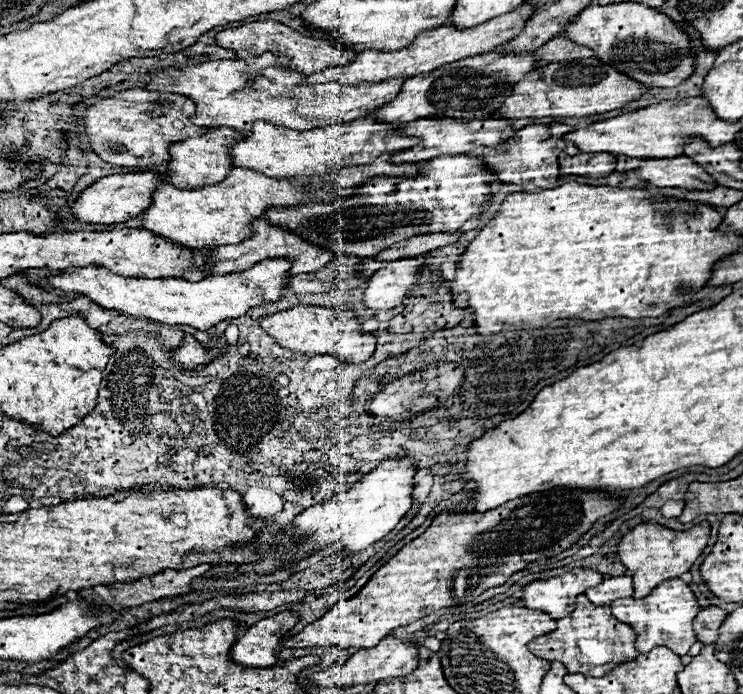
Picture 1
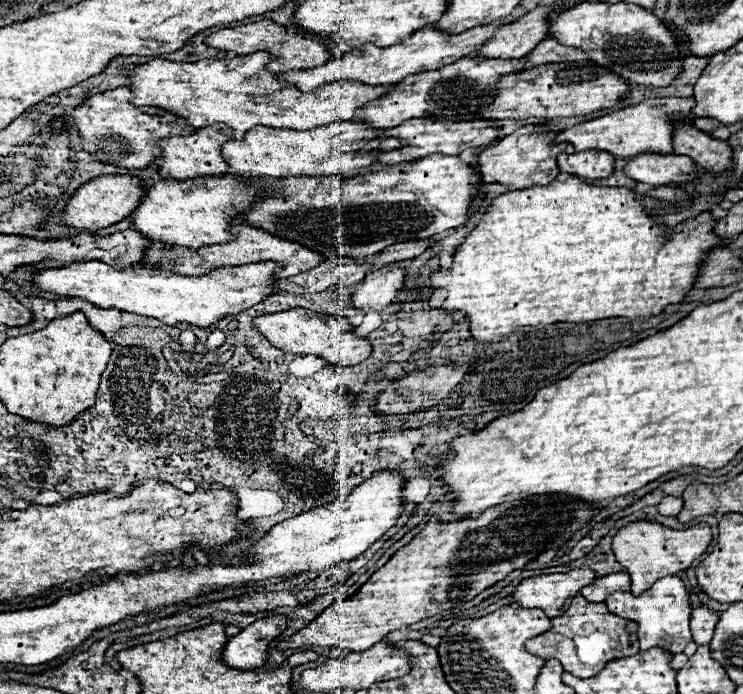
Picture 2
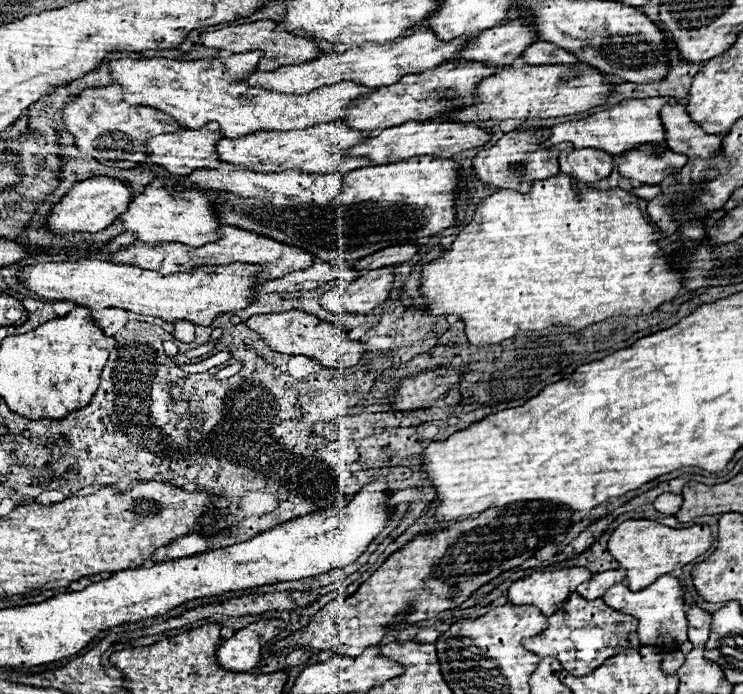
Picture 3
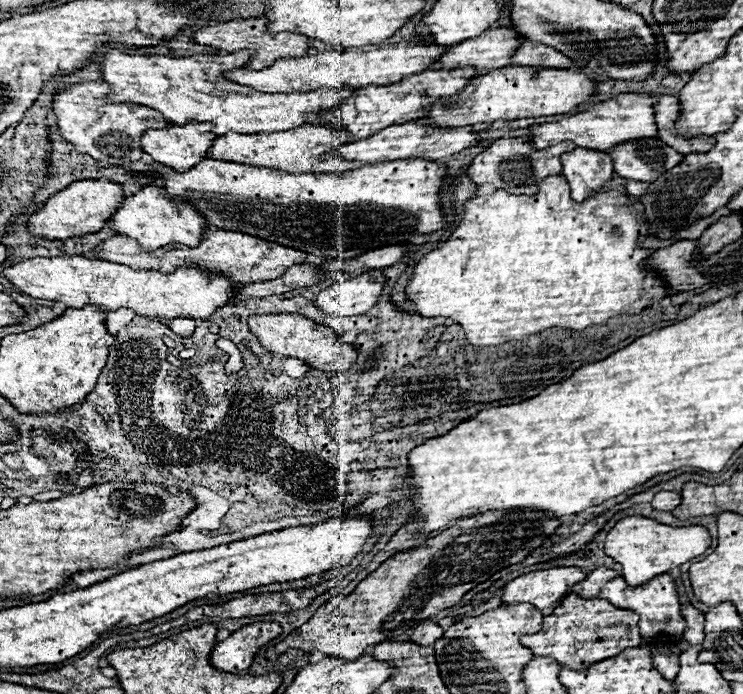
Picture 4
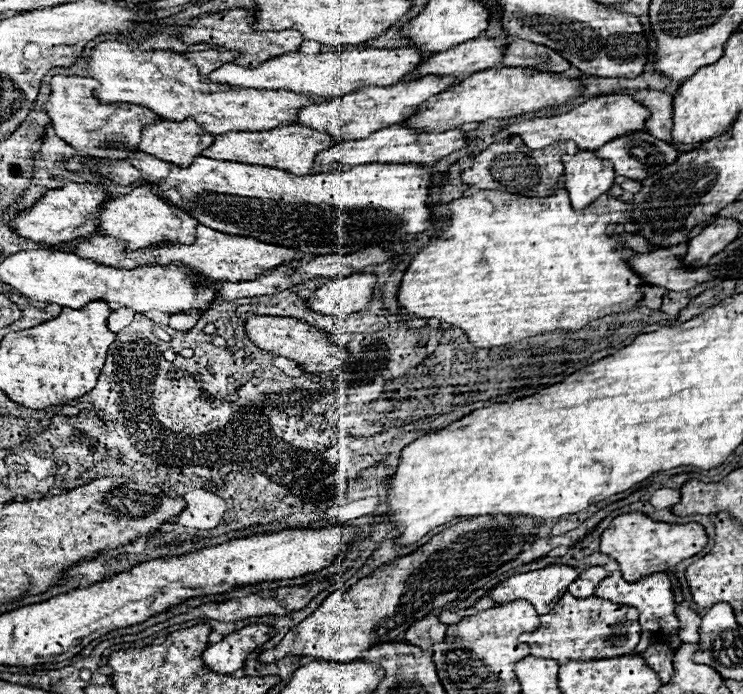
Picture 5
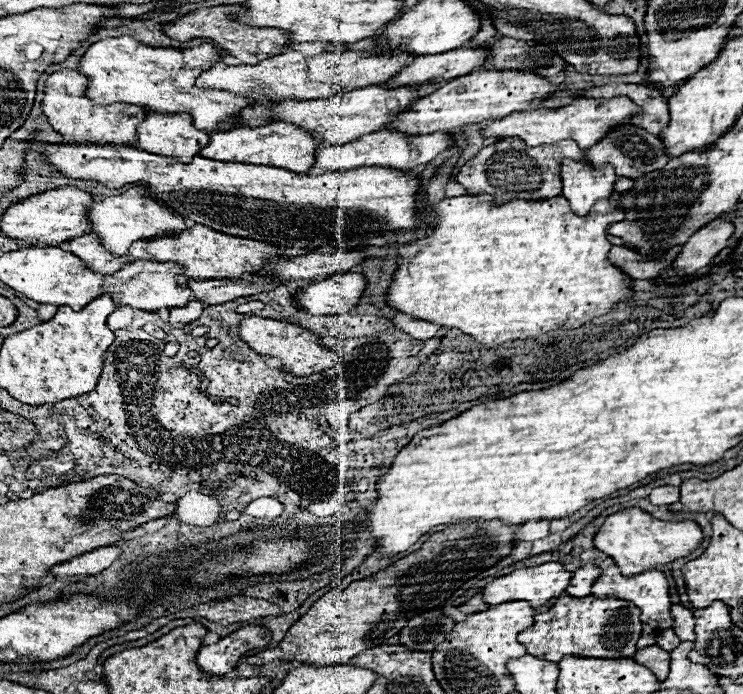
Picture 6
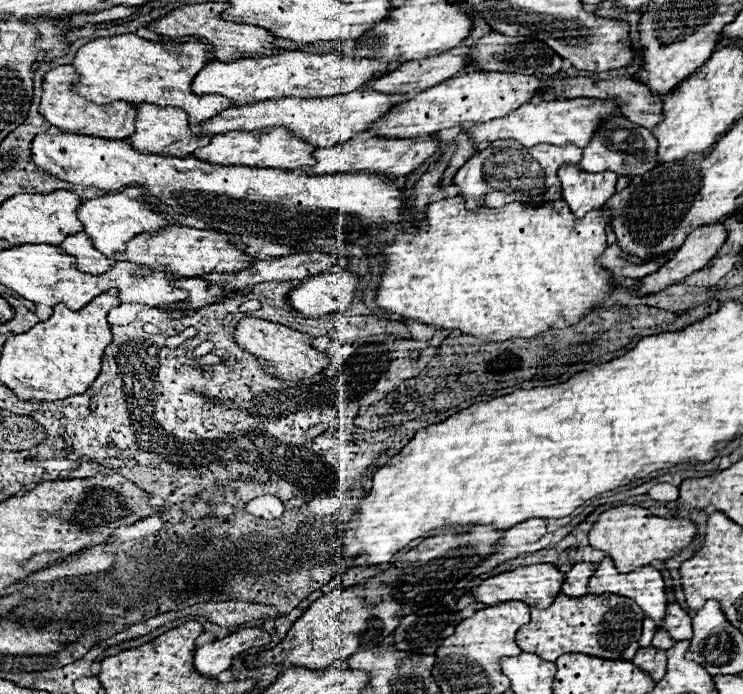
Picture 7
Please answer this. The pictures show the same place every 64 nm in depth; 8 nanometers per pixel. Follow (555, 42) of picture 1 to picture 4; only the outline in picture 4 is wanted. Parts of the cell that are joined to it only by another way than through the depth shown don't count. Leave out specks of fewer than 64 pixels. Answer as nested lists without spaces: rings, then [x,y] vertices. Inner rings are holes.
[[[524,40],[520,48],[510,58],[510,64],[514,66],[540,66],[540,68],[570,68],[572,60],[562,56],[562,52]]]

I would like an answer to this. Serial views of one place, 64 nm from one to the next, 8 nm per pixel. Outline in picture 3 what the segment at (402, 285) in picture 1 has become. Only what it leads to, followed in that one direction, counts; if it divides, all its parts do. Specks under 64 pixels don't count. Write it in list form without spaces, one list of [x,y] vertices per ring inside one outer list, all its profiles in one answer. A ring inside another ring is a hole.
[[[378,268],[362,274],[348,286],[334,286],[320,296],[320,306],[330,314],[368,314],[380,306],[392,288],[394,274],[390,268]]]

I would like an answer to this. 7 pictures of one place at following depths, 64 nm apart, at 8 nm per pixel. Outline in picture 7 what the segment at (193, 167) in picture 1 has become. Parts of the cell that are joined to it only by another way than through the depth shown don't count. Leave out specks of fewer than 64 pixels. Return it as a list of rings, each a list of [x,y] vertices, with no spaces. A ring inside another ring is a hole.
[[[136,104],[136,130],[134,136],[126,138],[130,146],[138,152],[154,152],[154,154],[166,154],[166,156],[190,156],[196,148],[206,146],[210,138],[194,136],[188,128],[188,116],[180,108],[156,108],[152,104]]]

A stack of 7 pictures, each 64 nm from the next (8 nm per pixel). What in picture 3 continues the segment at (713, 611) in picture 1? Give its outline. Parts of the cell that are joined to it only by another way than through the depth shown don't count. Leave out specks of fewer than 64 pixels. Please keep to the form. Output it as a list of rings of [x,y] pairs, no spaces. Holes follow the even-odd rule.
[[[694,606],[686,612],[686,616],[688,616],[688,640],[694,646],[704,644],[710,634],[710,614],[706,610]]]

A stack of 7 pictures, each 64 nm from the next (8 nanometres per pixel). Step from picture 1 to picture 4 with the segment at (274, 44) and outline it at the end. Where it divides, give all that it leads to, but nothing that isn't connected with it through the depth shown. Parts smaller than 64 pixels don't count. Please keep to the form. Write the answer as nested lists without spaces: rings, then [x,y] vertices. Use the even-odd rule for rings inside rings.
[[[234,18],[228,22],[212,22],[202,26],[200,30],[194,32],[192,36],[194,42],[198,44],[206,44],[206,46],[214,46],[226,52],[238,52],[238,50],[254,50],[254,60],[250,60],[246,64],[246,68],[256,68],[262,70],[262,66],[272,64],[278,58],[294,58],[294,56],[304,56],[308,50],[308,38],[302,34],[294,34],[294,32],[266,32],[266,18]]]

